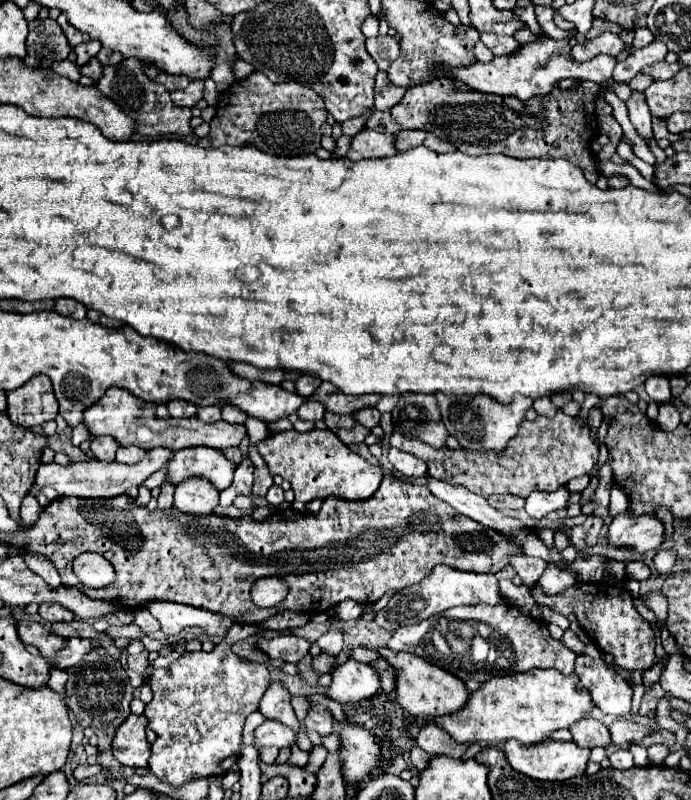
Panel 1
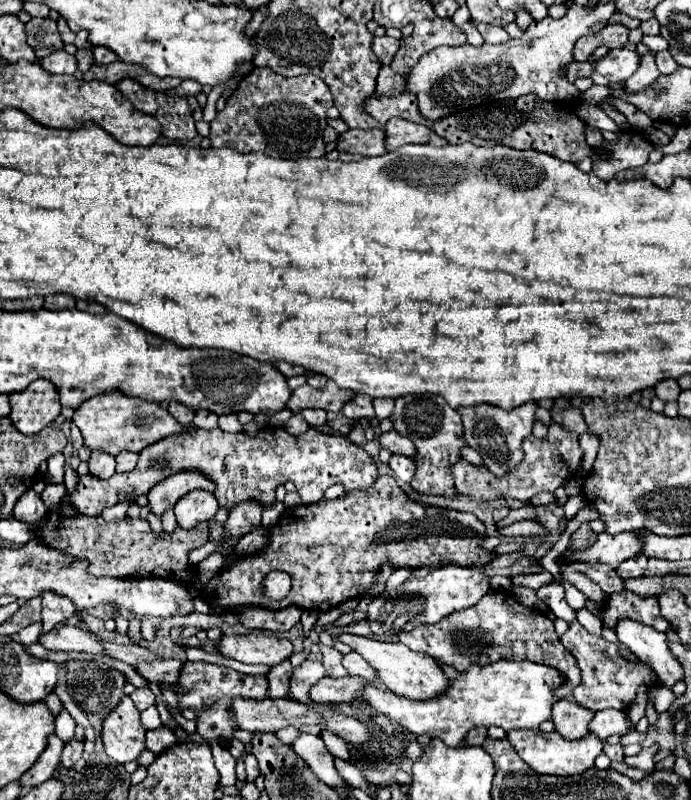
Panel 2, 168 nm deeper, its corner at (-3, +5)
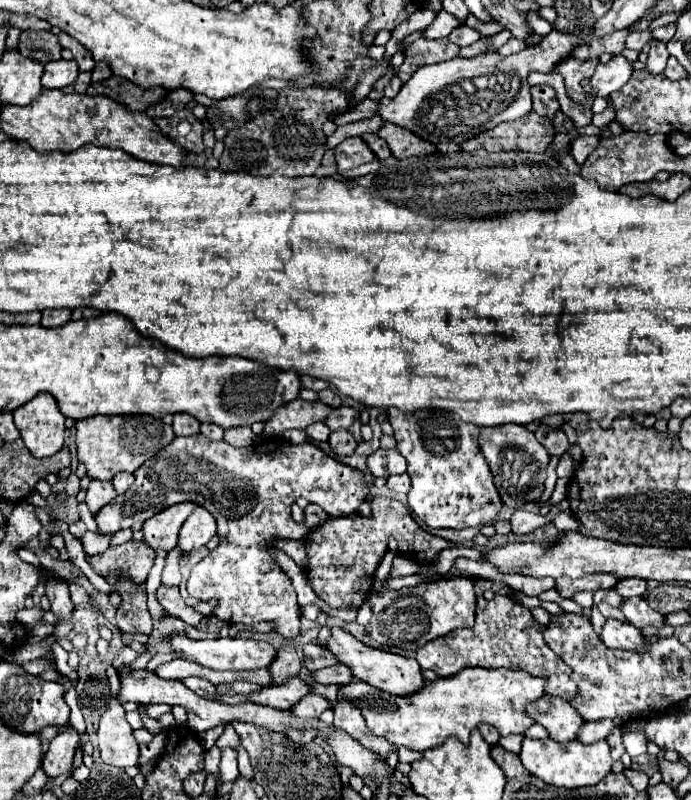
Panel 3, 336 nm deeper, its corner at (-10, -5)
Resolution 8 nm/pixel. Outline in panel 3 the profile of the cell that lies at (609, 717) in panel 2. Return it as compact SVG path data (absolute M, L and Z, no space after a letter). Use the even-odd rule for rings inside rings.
M599 719L599 721L585 723L579 731L579 741L581 743L595 743L595 741L607 739L613 729L615 729L615 725L611 719Z

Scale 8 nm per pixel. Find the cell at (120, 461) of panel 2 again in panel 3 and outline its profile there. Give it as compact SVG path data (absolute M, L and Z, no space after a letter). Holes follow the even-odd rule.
M121 471L113 477L113 485L117 487L117 493L125 493L133 481L135 481L135 475L127 473L127 471Z

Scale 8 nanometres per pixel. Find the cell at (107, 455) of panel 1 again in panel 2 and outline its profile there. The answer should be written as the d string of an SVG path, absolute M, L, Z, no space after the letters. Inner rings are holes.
M92 451L90 459L88 459L88 473L92 477L108 479L114 475L114 467L116 467L116 461L112 455L102 453L102 451Z

